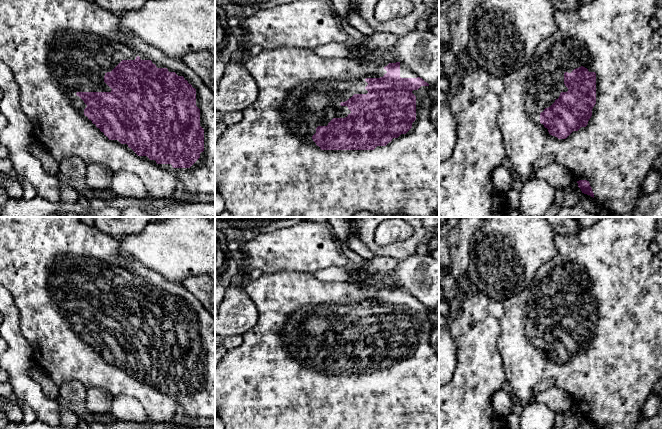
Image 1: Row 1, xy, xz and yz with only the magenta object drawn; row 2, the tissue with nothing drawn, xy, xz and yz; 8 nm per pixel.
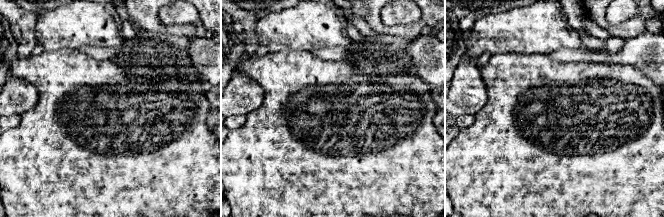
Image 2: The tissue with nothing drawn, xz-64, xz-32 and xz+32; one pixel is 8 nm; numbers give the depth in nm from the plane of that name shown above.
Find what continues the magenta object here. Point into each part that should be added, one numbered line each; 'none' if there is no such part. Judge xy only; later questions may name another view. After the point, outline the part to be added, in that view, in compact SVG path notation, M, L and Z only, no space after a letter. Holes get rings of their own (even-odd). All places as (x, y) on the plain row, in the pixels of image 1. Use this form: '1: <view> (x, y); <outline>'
1: xy (56, 268); M0 217L0 283L10 292L18 309L20 329L23 337L32 348L33 359L36 365L39 366L58 387L65 382L80 381L87 390L97 387L108 391L113 397L117 395L133 397L142 404L149 420L156 423L171 422L177 414L182 414L192 419L211 418L215 420L215 318L204 307L202 302L183 284L171 282L131 256L123 254L120 251L118 239L102 232L96 227L83 223L80 217ZM137 280L139 280L141 284L151 284L157 292L167 292L169 296L175 296L178 300L183 300L184 303L196 313L196 330L200 333L200 350L204 353L204 375L200 377L200 382L190 392L173 392L171 388L157 388L155 384L150 384L147 380L138 380L127 368L121 368L118 364L109 364L108 361L84 339L84 333L87 329L76 317L111 316L112 313L104 306L105 298L111 296L122 284L135 284Z

